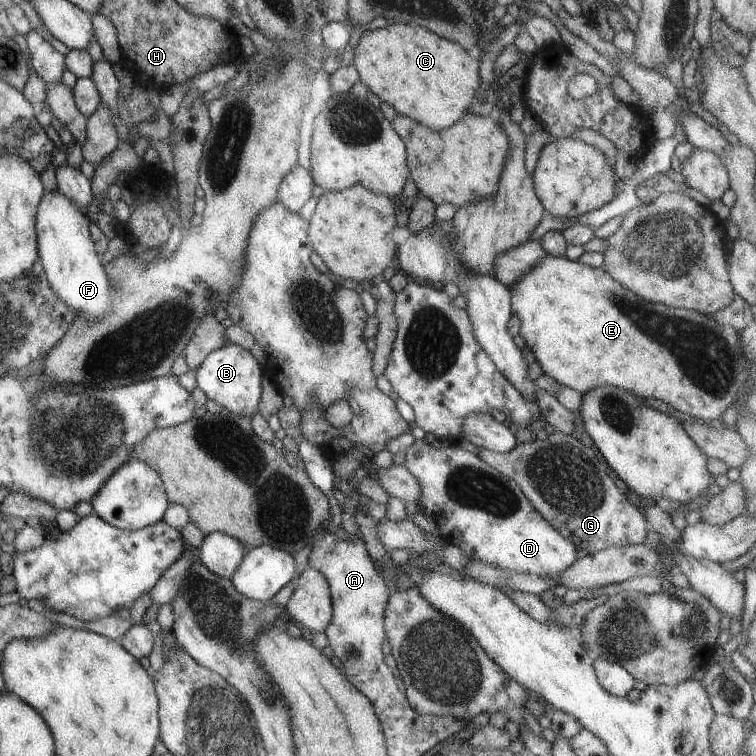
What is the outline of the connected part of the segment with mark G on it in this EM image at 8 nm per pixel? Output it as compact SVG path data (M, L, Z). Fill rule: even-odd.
M555 431L545 440L536 438L530 443L516 444L516 448L512 448L510 452L492 452L479 447L478 449L477 457L482 462L514 480L542 518L564 538L572 540L578 549L587 550L588 555L611 546L639 545L646 541L648 530L645 515L618 489L614 480L608 475L608 466L604 464L604 460L578 439Z

